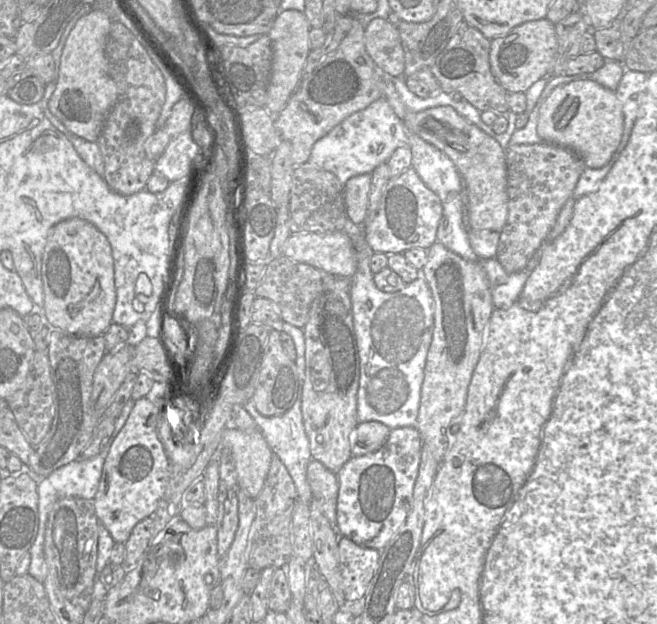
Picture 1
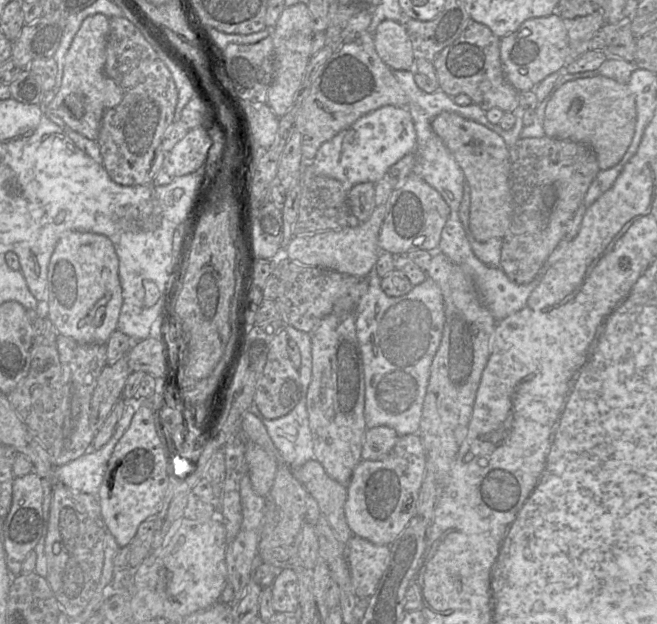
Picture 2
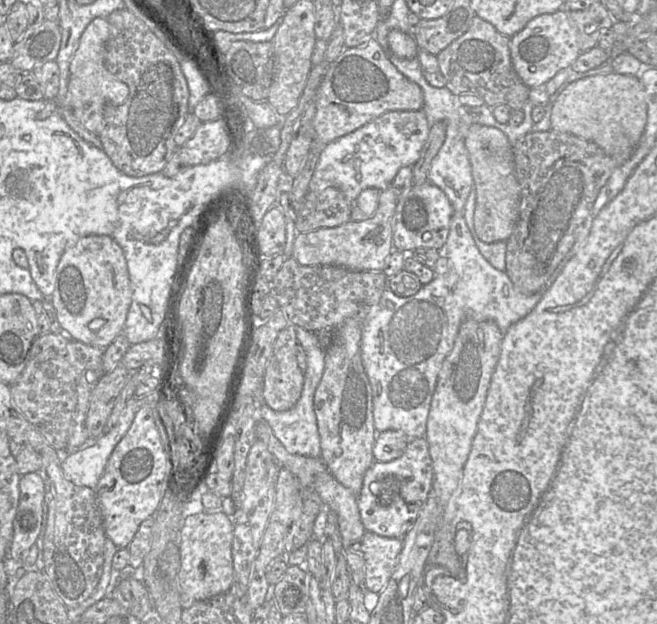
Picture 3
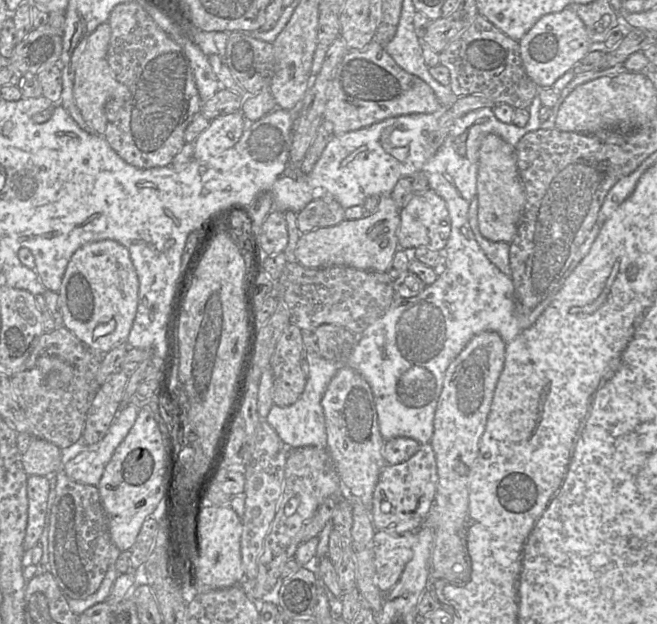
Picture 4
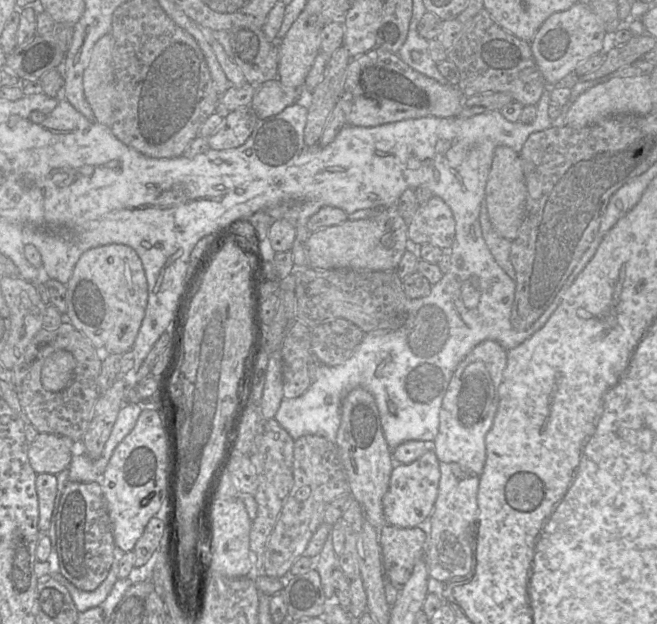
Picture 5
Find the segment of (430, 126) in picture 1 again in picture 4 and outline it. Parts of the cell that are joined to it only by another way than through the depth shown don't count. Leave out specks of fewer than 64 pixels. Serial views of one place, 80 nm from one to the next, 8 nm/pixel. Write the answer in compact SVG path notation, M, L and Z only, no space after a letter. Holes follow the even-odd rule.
M493 133L486 134L481 140L477 198L478 227L482 236L493 242L510 243L523 211L524 191L517 167L515 148Z

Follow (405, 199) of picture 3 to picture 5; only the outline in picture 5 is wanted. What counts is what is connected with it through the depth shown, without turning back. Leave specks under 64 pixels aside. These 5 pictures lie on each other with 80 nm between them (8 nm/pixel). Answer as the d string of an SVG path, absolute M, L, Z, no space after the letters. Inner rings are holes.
M434 195L420 205L408 222L408 240L449 250L455 238L455 219L450 207Z

